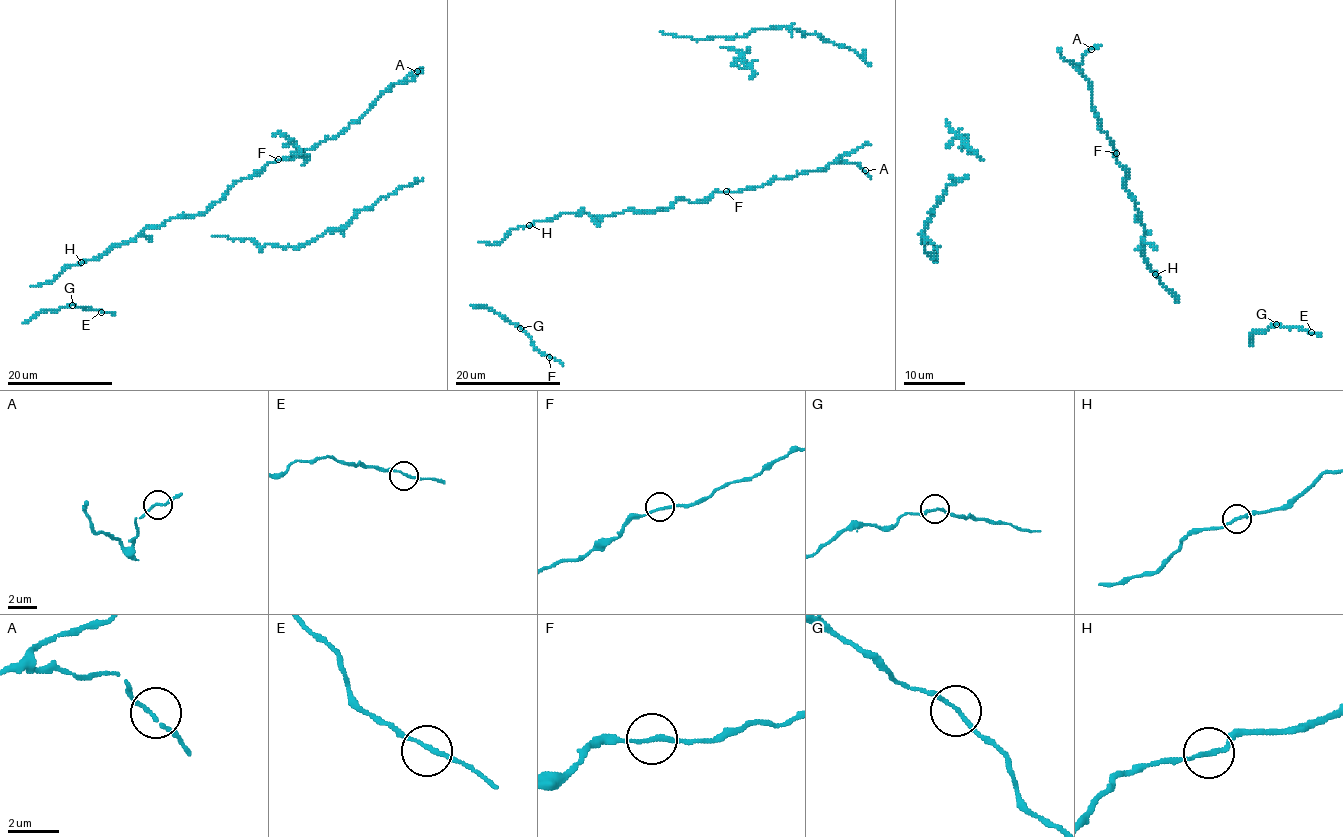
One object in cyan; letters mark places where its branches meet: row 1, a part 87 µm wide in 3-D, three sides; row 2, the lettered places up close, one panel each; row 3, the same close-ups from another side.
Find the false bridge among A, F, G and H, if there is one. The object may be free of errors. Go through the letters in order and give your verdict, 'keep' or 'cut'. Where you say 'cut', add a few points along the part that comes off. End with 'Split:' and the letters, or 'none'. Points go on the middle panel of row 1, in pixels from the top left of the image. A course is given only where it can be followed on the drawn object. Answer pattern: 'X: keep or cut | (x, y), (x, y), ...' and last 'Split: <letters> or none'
A: keep
F: keep
G: keep
H: keep
Split: none

